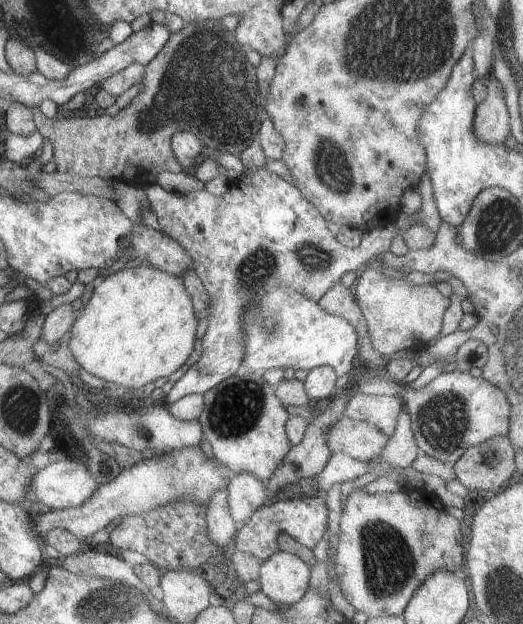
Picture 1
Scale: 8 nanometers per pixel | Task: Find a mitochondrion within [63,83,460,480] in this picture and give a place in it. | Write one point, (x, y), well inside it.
(235, 410)

